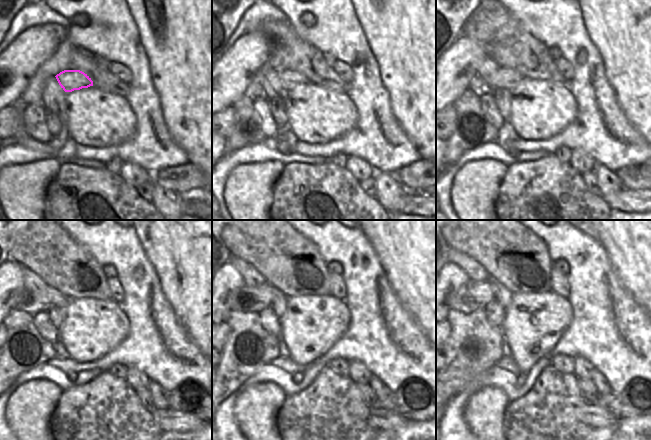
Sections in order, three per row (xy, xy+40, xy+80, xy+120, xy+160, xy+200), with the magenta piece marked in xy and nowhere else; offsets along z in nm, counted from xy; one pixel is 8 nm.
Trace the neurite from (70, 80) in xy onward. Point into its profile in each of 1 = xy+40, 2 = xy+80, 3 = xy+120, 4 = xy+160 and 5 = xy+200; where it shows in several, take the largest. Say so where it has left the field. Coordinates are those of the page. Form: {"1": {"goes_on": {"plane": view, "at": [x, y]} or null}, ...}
{"1": {"goes_on": {"plane": "xy+40", "at": [290, 78]}}, "2": {"goes_on": {"plane": "xy+80", "at": [508, 78]}}, "3": {"goes_on": {"plane": "xy+120", "at": [51, 297]}}, "4": {"goes_on": {"plane": "xy+160", "at": [249, 299]}}, "5": {"goes_on": {"plane": "xy+200", "at": [473, 295]}}}

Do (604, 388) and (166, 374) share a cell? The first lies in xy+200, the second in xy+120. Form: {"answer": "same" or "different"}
{"answer": "different"}

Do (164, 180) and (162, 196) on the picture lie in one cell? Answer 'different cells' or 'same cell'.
different cells

